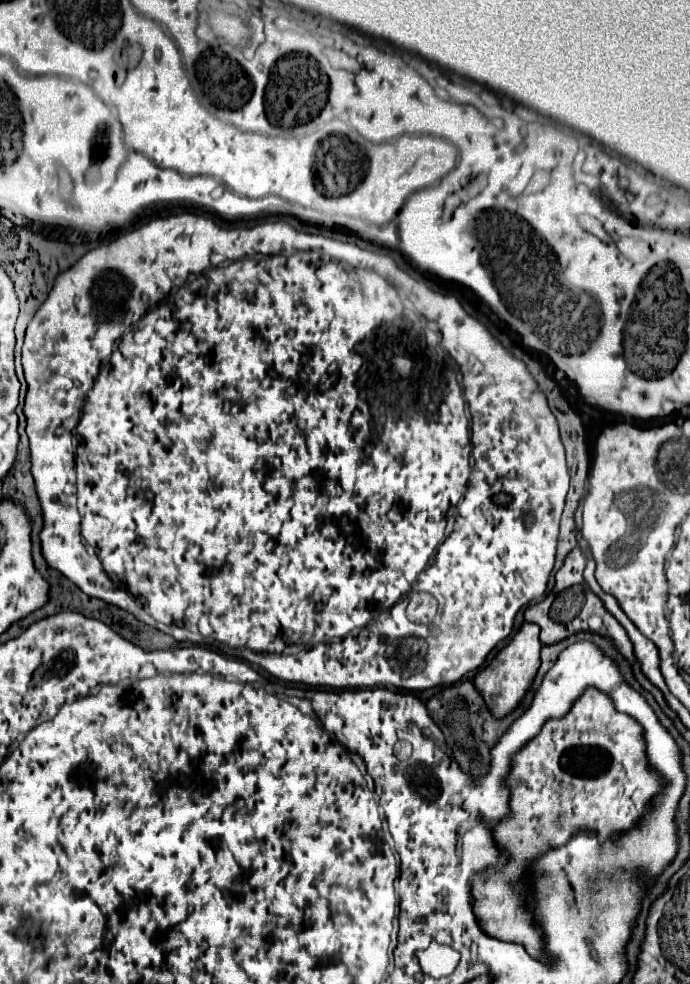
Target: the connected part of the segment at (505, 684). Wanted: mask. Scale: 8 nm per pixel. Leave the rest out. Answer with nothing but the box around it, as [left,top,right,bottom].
[474,622,540,718]

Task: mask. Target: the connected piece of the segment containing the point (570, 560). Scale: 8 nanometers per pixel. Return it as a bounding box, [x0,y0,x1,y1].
[549,546,586,600]

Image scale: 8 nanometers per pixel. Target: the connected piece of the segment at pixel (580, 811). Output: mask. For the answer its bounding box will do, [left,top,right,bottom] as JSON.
[472,688,664,962]

